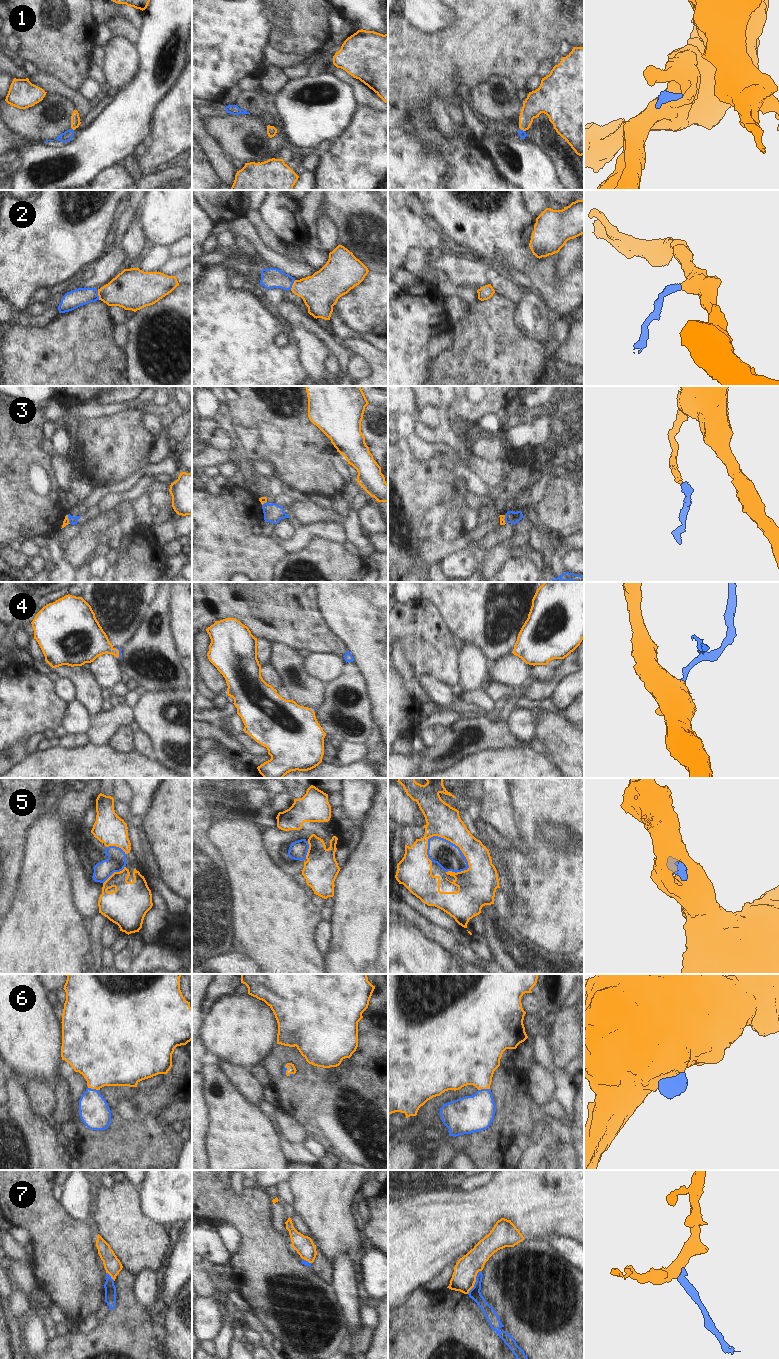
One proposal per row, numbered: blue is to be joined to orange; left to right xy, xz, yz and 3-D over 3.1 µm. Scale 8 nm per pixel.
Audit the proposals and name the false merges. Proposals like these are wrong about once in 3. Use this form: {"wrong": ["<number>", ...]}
{"wrong": ["3", "7"]}

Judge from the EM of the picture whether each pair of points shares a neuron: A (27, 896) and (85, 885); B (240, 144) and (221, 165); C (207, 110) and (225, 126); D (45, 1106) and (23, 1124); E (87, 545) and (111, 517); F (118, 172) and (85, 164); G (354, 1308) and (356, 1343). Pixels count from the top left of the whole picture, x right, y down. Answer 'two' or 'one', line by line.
A: two
B: two
C: two
D: two
E: one
F: two
G: two

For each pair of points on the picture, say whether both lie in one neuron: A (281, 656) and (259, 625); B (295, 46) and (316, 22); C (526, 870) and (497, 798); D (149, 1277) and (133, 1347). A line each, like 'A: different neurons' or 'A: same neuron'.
A: different neurons
B: same neuron
C: different neurons
D: different neurons

